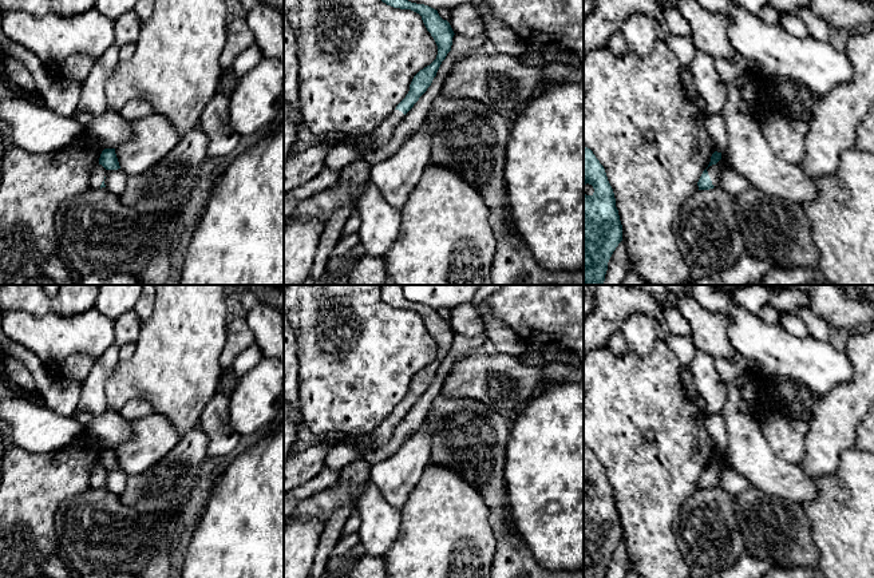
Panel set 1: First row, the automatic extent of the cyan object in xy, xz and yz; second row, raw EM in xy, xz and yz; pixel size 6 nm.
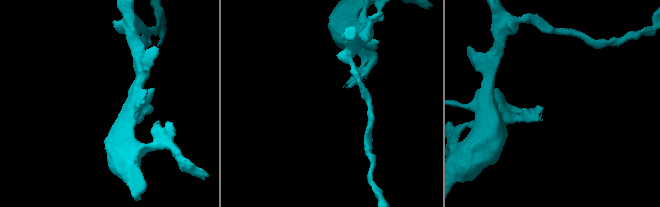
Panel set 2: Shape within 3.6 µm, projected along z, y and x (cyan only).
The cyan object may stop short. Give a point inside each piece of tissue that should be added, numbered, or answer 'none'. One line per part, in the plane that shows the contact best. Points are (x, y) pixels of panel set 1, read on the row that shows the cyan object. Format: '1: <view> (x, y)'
1: yz (715, 170)

